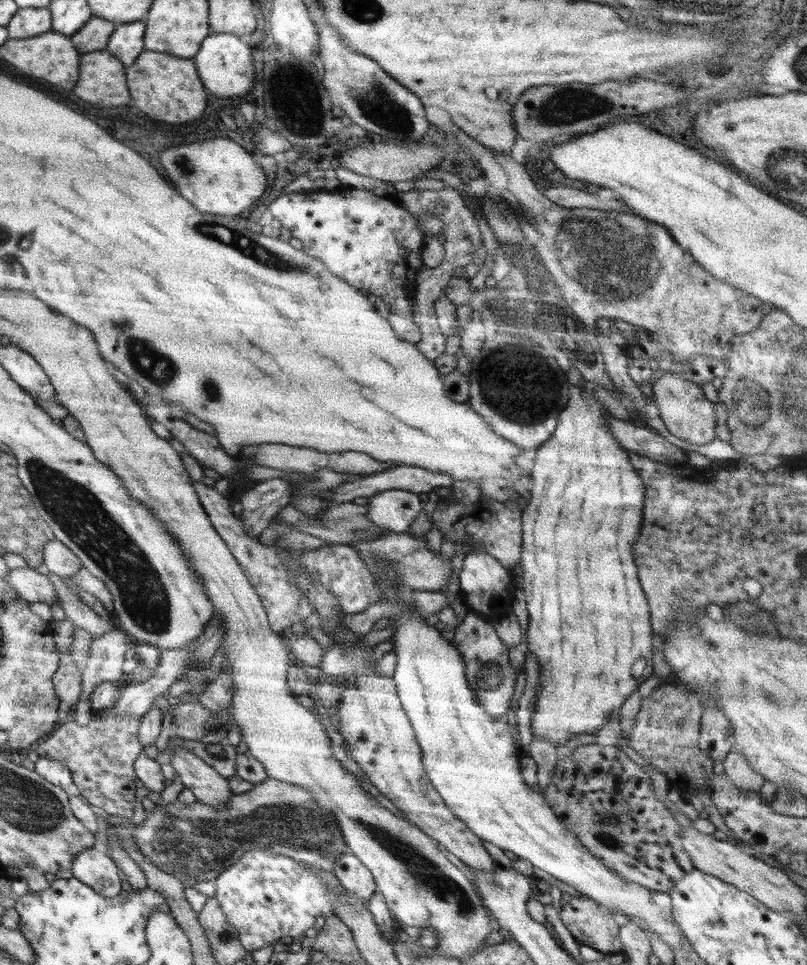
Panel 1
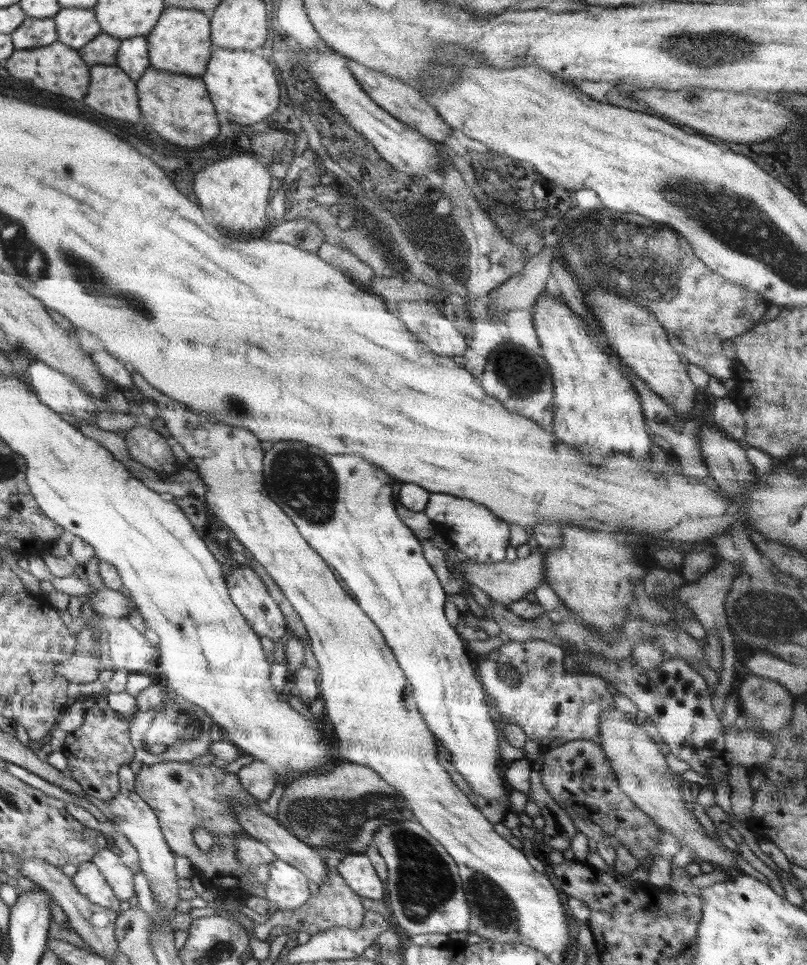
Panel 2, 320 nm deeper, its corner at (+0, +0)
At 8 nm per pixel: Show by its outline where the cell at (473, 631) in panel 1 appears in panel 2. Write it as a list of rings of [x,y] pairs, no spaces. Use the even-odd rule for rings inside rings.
[[[532,639],[526,641],[509,641],[504,642],[504,644],[498,649],[494,649],[490,651],[490,653],[486,654],[485,657],[481,657],[478,663],[478,673],[480,674],[480,680],[483,689],[487,692],[489,697],[492,697],[491,704],[494,706],[504,719],[509,719],[512,723],[516,723],[522,730],[525,732],[526,736],[530,740],[534,740],[536,744],[539,744],[543,749],[556,748],[565,742],[570,742],[574,739],[586,739],[586,740],[597,740],[599,738],[599,718],[600,715],[607,711],[608,709],[616,709],[614,707],[614,698],[613,695],[610,694],[608,689],[608,682],[598,675],[584,675],[577,673],[570,673],[564,669],[564,658],[566,658],[566,651],[562,646],[557,644],[552,644],[552,642],[548,642],[540,639]]]

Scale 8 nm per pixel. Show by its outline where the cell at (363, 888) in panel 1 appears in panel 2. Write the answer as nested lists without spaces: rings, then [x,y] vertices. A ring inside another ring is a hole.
[[[365,852],[344,856],[336,865],[336,870],[358,897],[372,900],[385,898],[384,884]]]

